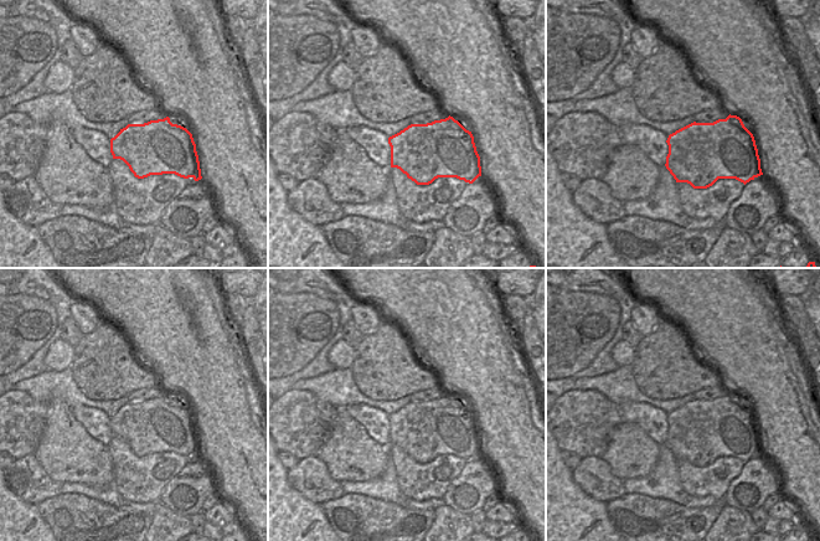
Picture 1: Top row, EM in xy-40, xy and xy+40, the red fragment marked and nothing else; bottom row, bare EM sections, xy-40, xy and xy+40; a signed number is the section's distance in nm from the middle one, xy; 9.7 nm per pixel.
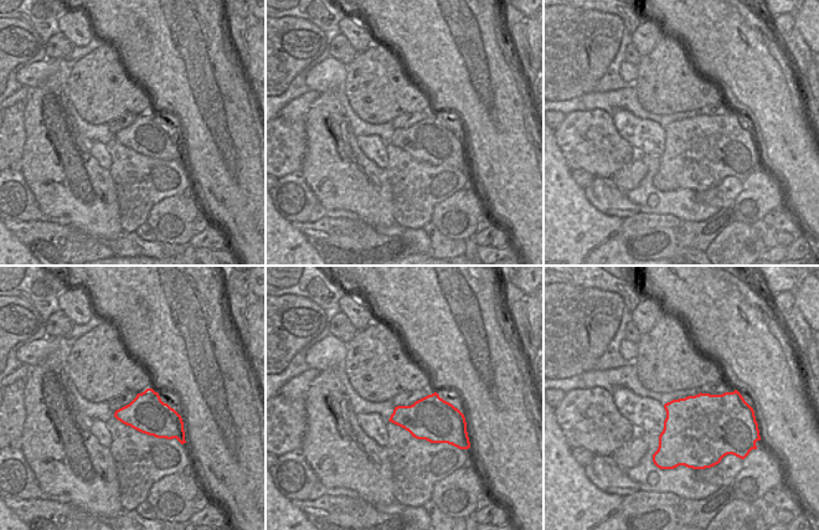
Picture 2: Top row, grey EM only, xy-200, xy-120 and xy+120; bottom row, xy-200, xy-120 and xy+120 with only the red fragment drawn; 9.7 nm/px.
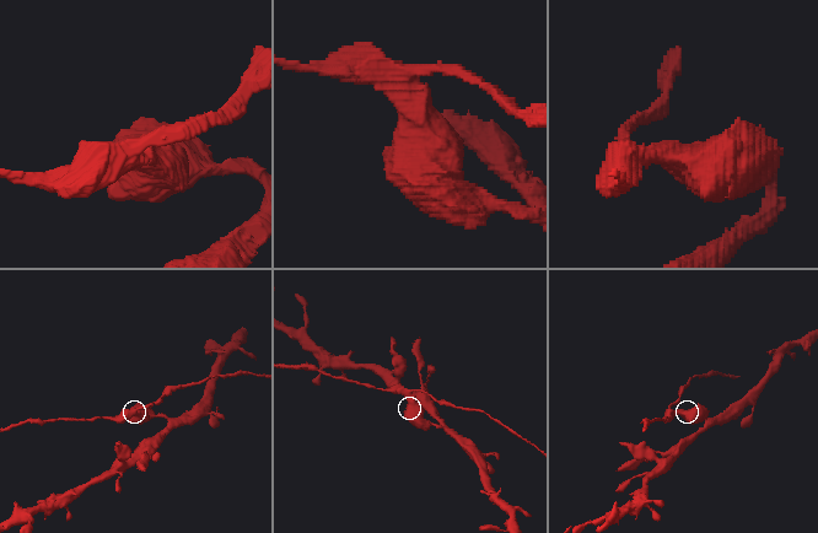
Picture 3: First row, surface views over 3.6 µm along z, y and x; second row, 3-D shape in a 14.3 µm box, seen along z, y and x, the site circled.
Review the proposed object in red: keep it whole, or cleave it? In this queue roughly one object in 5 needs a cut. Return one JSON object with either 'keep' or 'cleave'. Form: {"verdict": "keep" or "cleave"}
{"verdict": "cleave"}

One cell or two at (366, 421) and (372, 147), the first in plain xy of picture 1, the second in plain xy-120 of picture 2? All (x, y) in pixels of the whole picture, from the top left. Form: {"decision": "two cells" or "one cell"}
{"decision": "one cell"}

